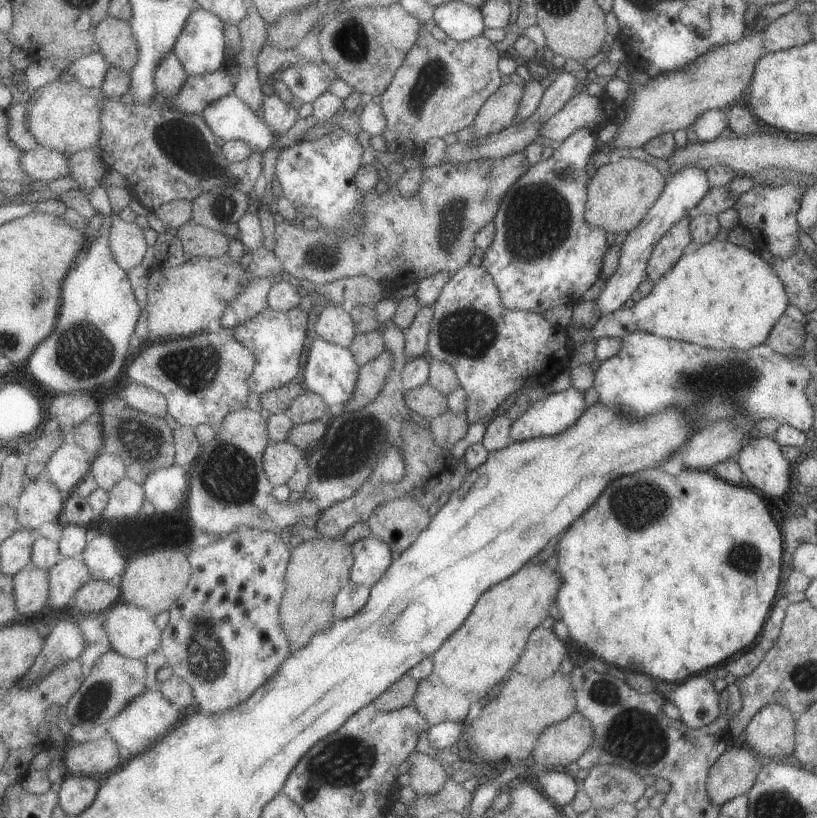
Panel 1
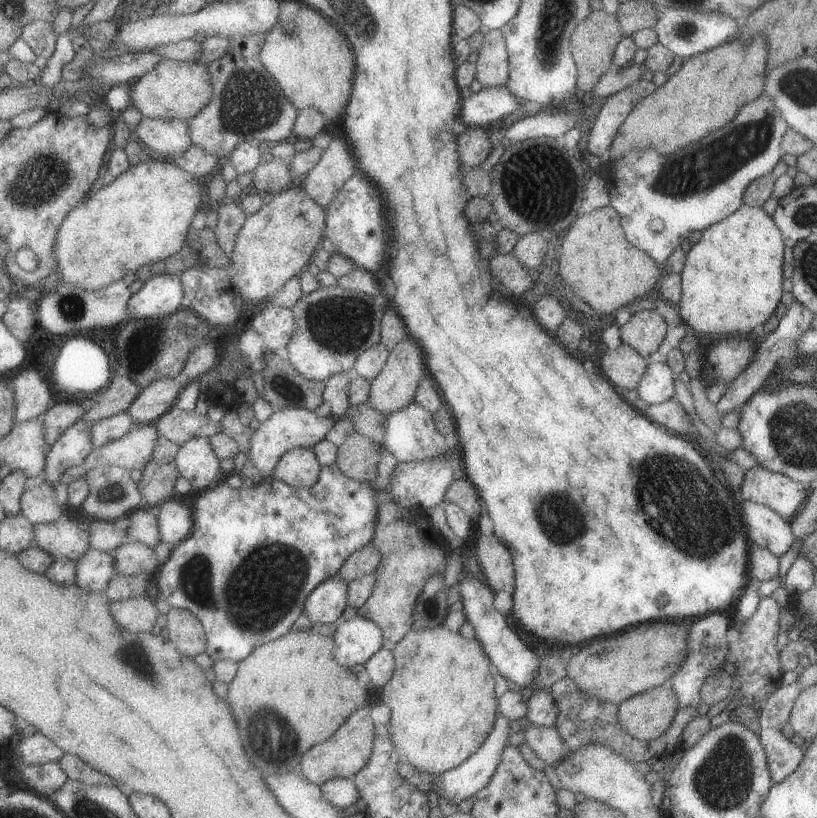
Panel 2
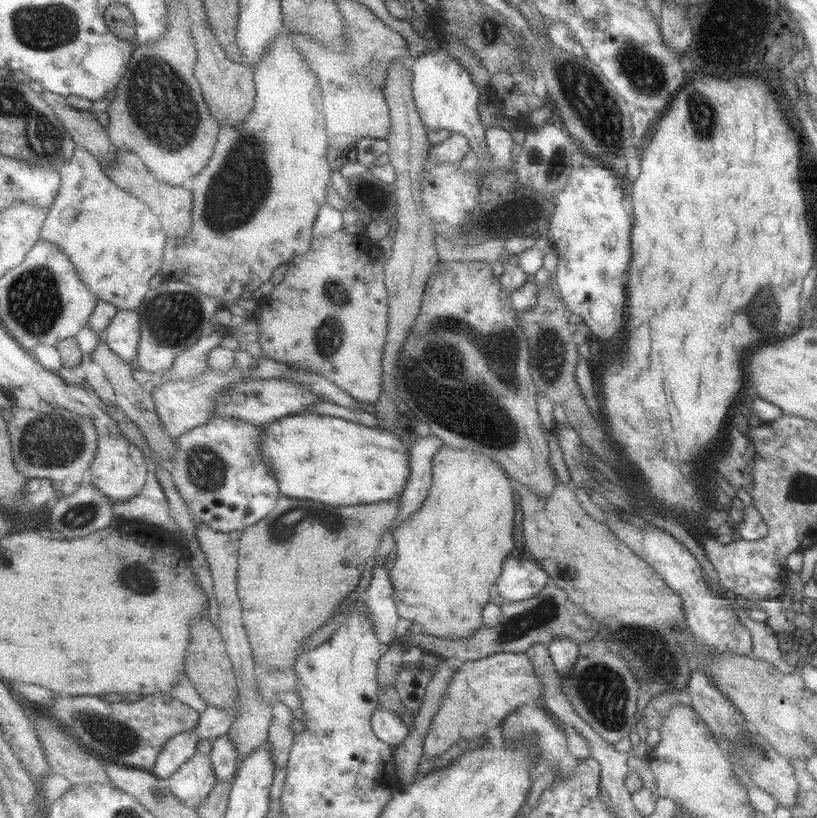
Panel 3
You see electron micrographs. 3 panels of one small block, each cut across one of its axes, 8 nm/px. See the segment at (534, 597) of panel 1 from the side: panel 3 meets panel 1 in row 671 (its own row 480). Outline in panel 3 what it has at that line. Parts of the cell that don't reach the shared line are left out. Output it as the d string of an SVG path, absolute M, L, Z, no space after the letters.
M445 445L435 454L429 498L409 520L396 524L393 532L397 541L397 558L390 575L395 600L399 614L411 621L414 627L421 625L423 633L436 637L459 639L469 637L485 626L485 605L495 596L504 564L515 550L515 491L515 481L505 467L487 453Z

